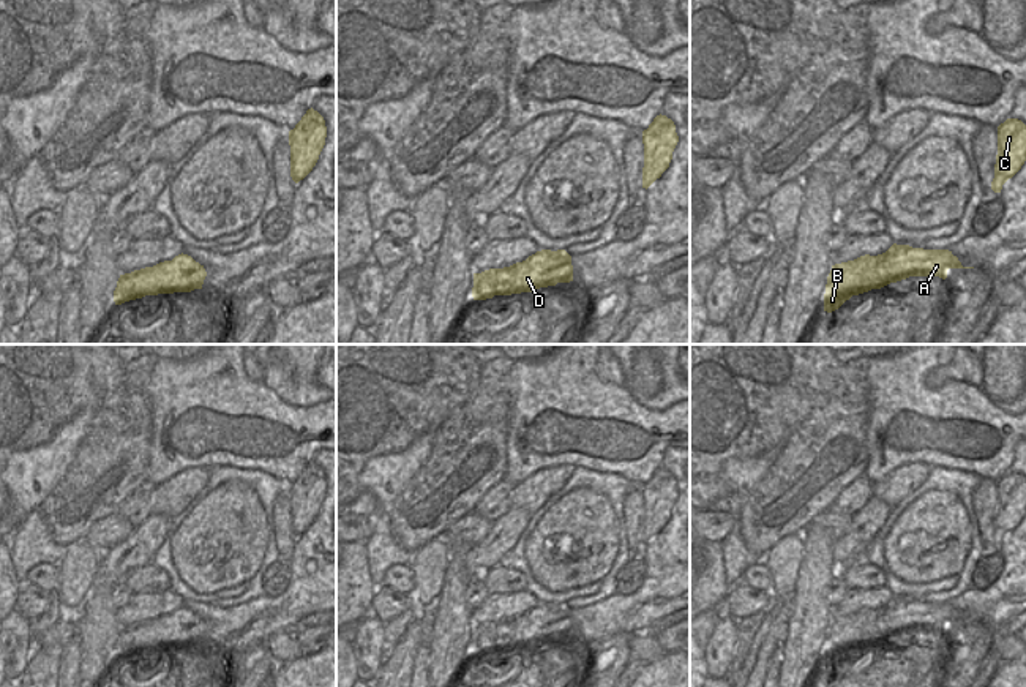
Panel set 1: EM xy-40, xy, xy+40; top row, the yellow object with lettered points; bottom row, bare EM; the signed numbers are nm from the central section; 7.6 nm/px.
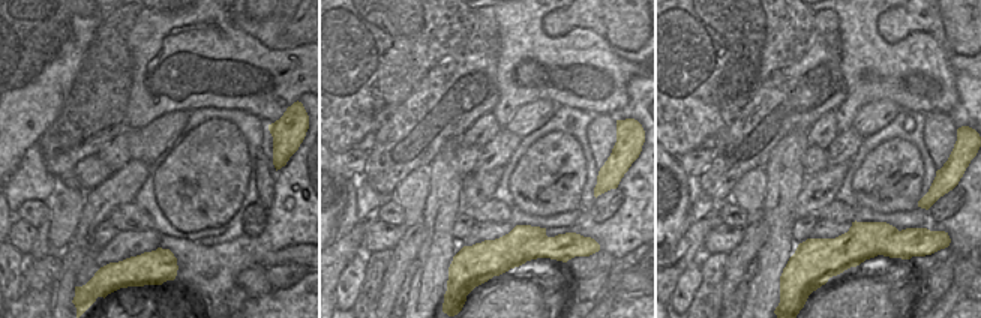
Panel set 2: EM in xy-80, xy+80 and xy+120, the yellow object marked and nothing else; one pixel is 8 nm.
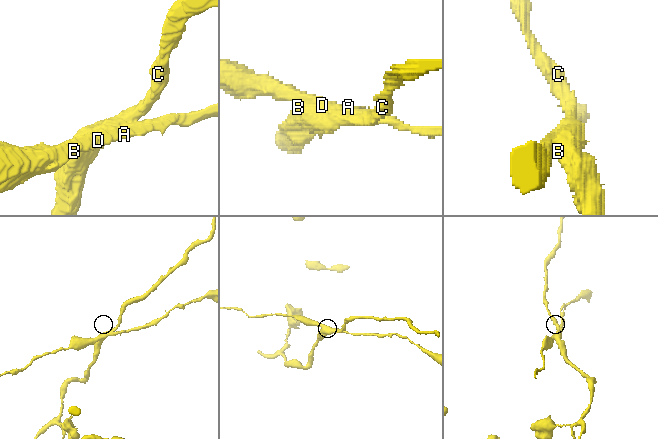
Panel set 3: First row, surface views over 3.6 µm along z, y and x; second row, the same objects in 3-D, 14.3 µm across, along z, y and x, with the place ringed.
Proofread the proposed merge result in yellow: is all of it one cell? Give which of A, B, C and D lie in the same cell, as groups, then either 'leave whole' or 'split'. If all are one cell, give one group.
groups A D / B C; split

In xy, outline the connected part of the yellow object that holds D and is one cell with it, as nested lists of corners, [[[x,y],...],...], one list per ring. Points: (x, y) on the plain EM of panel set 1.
[[[541,603],[497,627],[496,649],[532,646],[573,635],[571,610],[565,603]]]

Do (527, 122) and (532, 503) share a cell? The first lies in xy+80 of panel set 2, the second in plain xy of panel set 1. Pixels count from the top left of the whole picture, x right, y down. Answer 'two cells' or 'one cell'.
one cell

